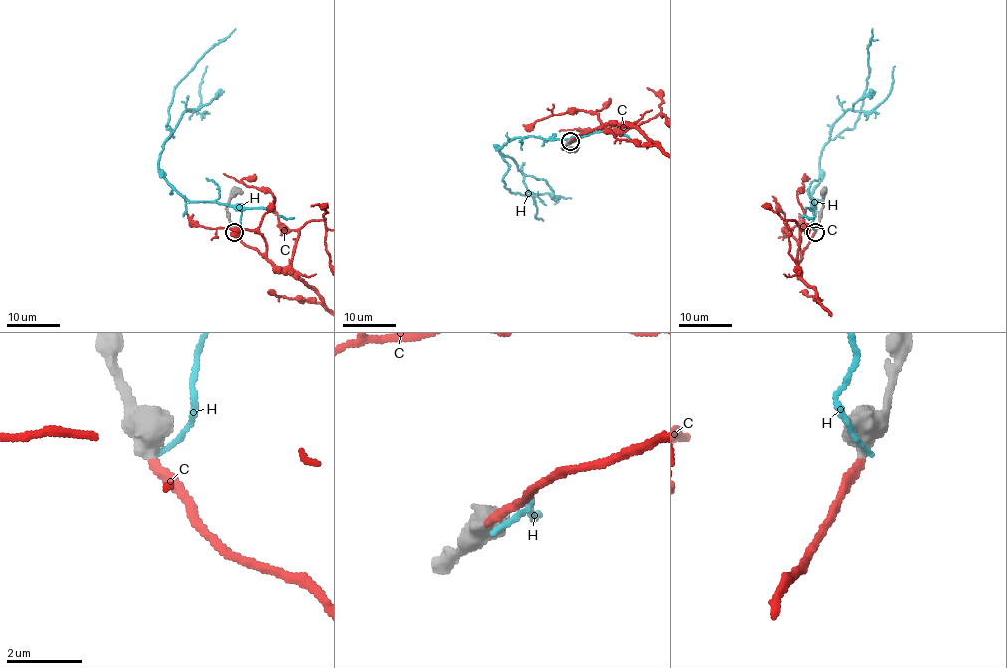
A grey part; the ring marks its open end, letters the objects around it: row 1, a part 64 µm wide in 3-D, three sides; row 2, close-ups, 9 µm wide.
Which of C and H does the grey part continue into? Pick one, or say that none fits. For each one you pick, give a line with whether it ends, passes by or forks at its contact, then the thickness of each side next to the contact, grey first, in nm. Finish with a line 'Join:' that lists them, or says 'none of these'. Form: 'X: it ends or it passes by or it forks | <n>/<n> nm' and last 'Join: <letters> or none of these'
C: it ends | 600/240 nm
Join: C

